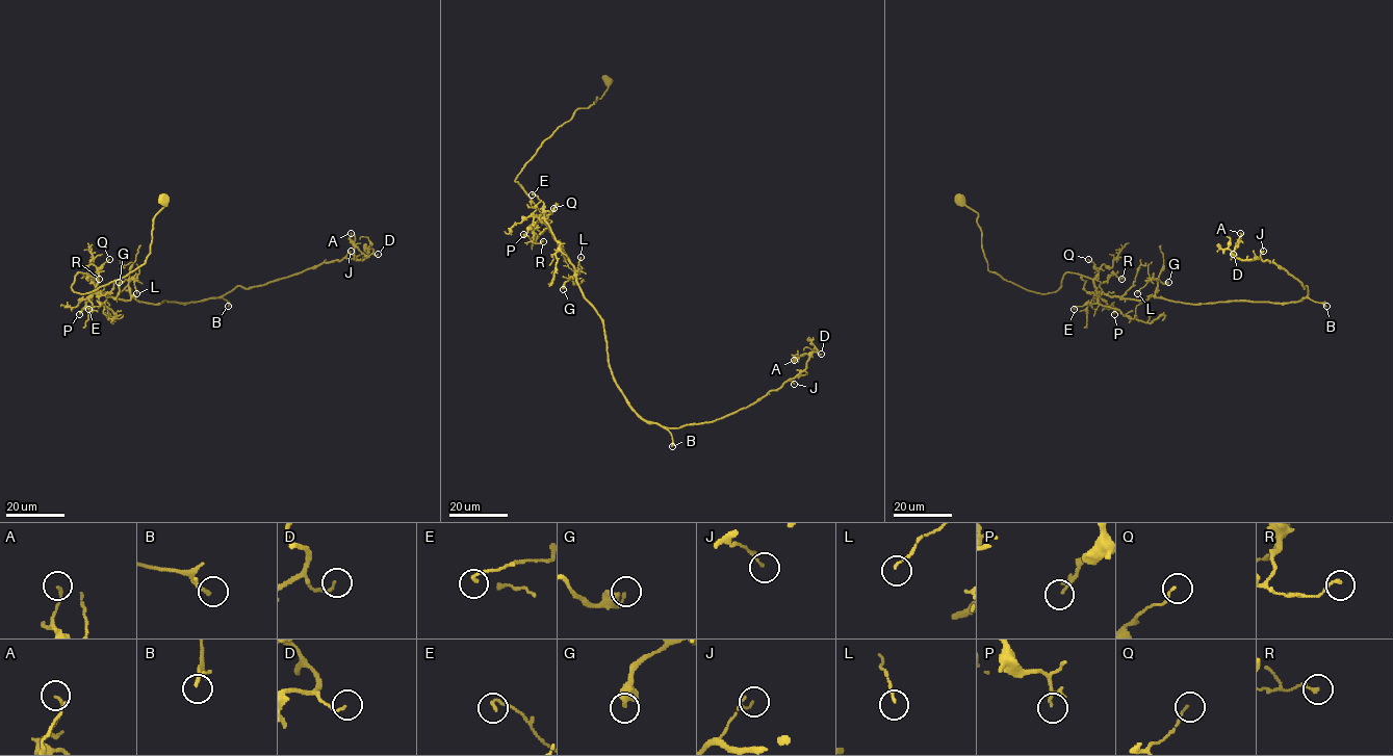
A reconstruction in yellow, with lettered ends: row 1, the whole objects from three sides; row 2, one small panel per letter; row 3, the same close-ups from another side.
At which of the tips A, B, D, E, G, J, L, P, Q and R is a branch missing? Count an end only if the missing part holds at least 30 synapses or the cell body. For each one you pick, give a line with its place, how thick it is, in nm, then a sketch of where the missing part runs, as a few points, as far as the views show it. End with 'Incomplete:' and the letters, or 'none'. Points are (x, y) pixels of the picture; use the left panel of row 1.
B: at (228, 306); 120 nm thick
Incomplete: B

